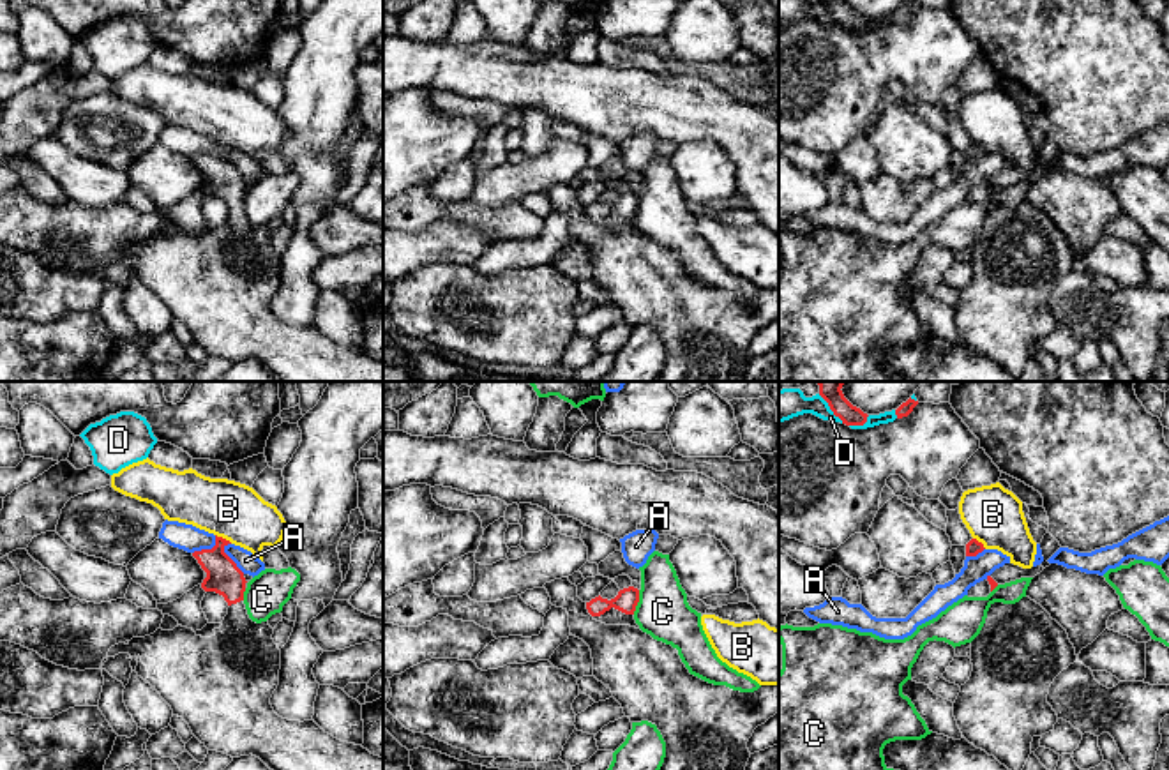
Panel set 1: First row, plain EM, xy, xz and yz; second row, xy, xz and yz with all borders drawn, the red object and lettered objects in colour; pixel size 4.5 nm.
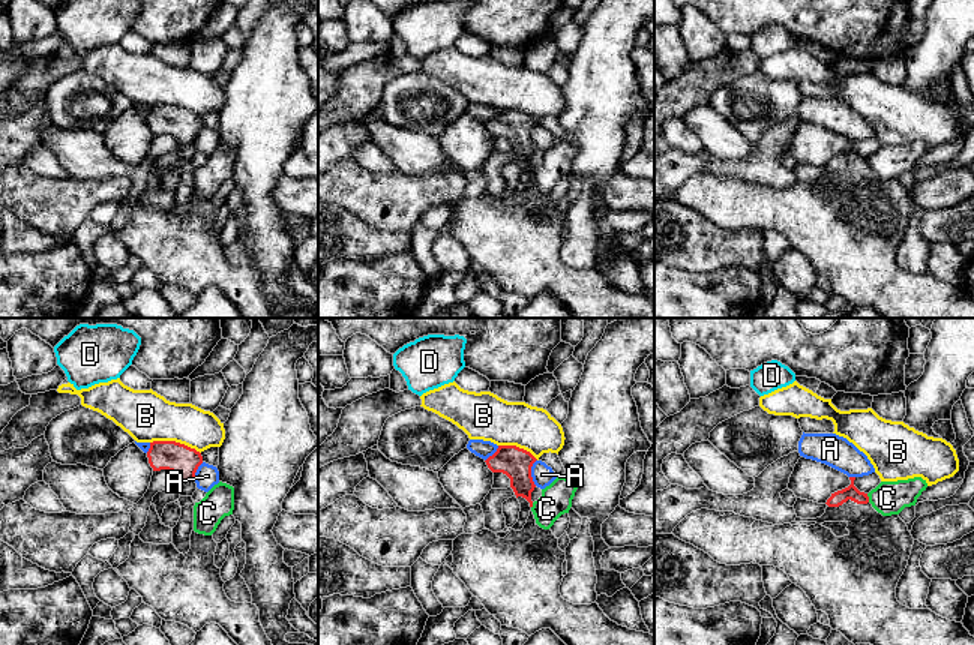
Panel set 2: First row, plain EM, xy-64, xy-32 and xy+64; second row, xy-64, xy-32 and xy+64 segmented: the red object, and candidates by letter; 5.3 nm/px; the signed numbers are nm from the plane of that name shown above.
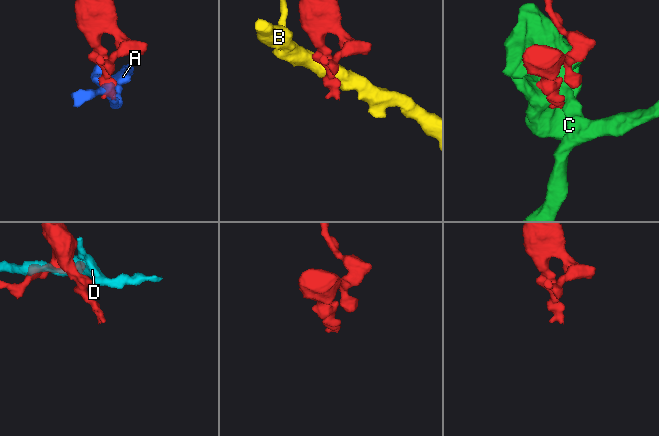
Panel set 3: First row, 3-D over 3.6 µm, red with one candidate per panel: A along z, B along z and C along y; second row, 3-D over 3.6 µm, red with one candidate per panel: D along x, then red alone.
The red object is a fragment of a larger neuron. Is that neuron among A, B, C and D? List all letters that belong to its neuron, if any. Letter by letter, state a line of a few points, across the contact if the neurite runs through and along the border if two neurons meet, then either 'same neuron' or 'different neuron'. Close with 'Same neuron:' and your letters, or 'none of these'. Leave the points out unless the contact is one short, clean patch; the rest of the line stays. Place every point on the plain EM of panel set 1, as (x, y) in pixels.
A: xy (225, 149), (225, 158), (244, 177) | different neuron
B: different neuron
C: xz (640, 195), (640, 205), (633, 218) | different neuron
D: different neuron
Same neuron: none of these

